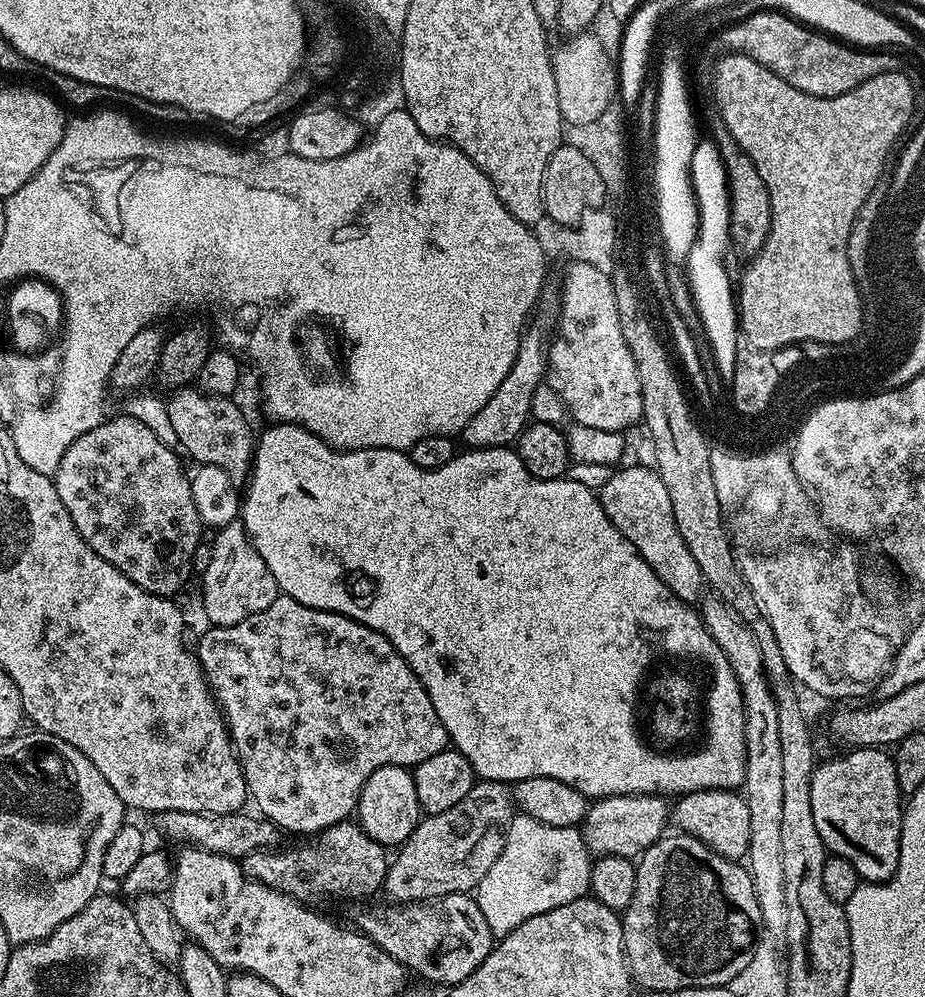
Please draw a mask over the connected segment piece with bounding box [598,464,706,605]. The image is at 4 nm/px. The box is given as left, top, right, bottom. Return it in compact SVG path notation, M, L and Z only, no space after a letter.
M636 464L633 468L623 468L613 471L609 479L599 485L598 495L600 505L604 507L604 513L608 515L610 522L614 522L616 529L635 546L638 554L642 554L642 558L650 566L650 570L654 570L654 574L658 574L658 578L662 578L662 582L667 588L679 600L695 605L706 592L704 575L702 570L698 570L698 562L694 562L694 554L690 554L690 550L684 545L678 534L678 526L674 522L674 506L670 506L670 494L666 490L666 482L662 482L660 473L652 466L643 468L642 465Z

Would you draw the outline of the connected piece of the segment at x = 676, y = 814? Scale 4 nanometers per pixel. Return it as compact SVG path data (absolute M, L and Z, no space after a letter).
M711 788L686 792L671 805L670 820L677 824L679 831L685 836L698 838L714 854L722 854L722 858L743 861L748 855L750 846L750 806L746 806L743 795L730 788Z

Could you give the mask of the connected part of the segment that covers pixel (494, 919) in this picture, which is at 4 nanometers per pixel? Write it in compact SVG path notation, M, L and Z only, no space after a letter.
M523 814L513 815L506 842L502 846L502 854L498 854L498 862L494 862L490 870L486 870L486 878L482 878L482 882L474 890L478 910L482 910L482 918L486 918L493 937L510 934L518 926L522 926L526 918L534 918L534 914L546 914L546 910L566 906L566 902L581 900L583 896L589 895L592 886L592 862L593 857L579 827L546 826L546 822L538 822Z

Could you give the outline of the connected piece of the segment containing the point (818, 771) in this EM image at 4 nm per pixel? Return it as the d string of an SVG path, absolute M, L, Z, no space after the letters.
M857 748L845 752L848 752L845 756L828 760L825 764L824 761L817 763L812 769L810 806L814 810L814 822L818 825L818 834L822 834L825 849L831 855L846 858L861 881L882 884L896 873L900 853L900 827L904 813L896 761L883 748Z

